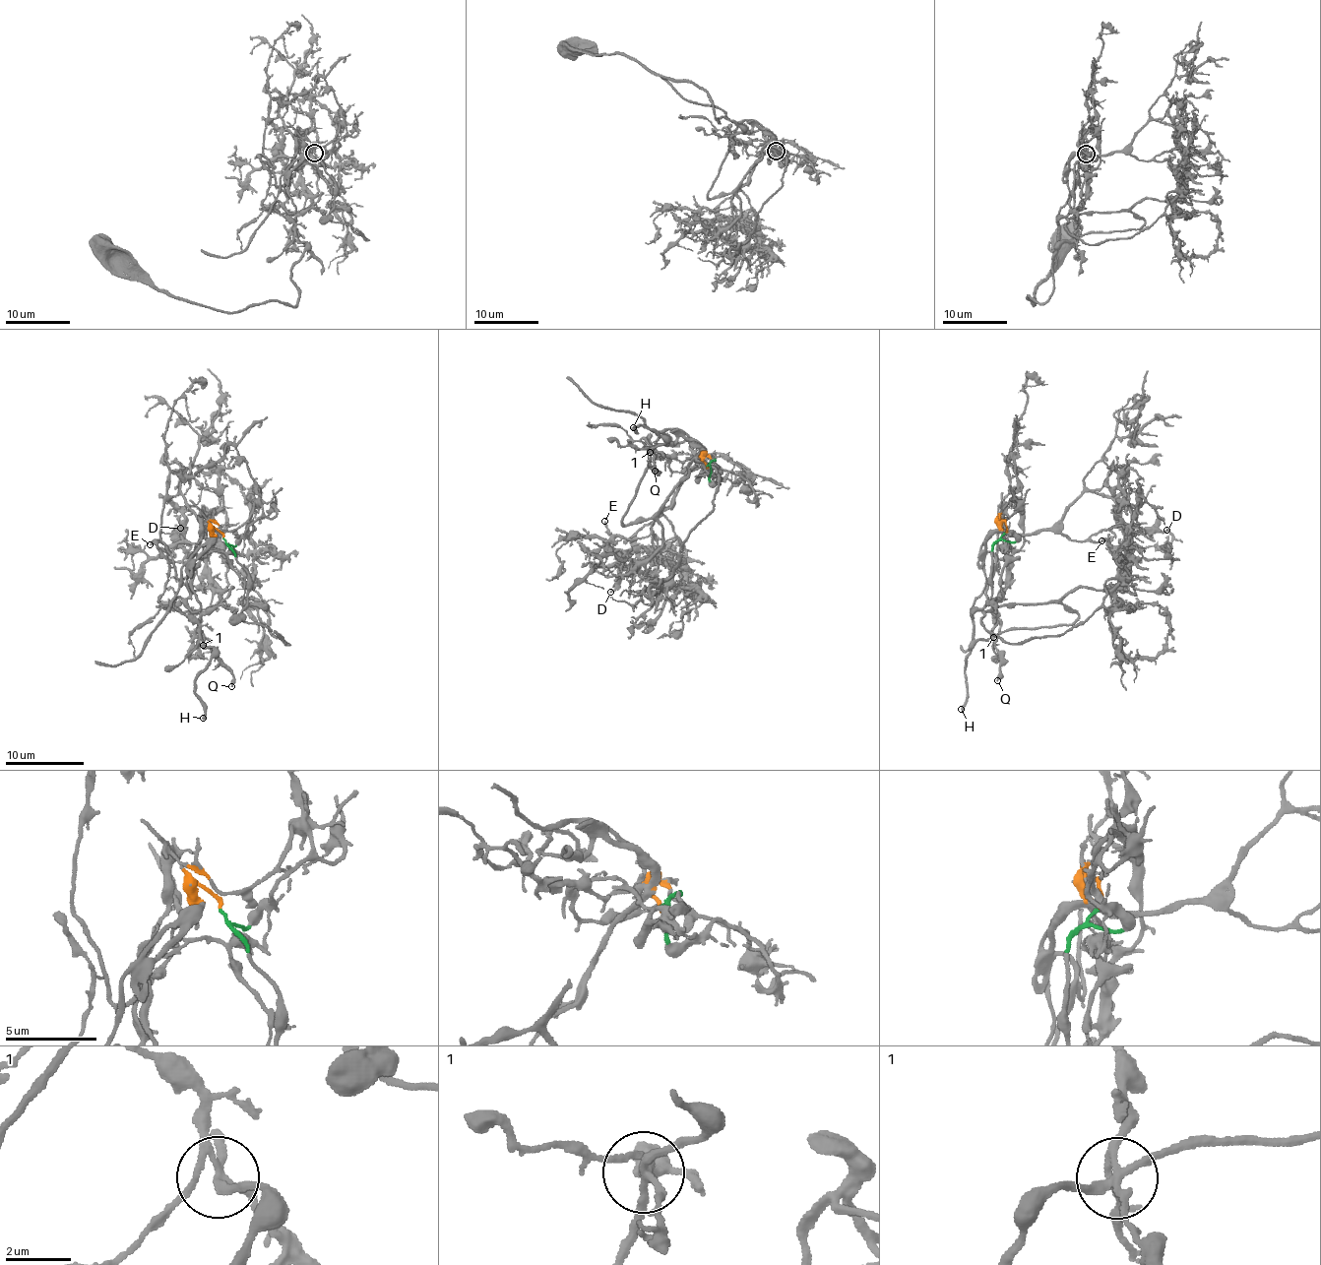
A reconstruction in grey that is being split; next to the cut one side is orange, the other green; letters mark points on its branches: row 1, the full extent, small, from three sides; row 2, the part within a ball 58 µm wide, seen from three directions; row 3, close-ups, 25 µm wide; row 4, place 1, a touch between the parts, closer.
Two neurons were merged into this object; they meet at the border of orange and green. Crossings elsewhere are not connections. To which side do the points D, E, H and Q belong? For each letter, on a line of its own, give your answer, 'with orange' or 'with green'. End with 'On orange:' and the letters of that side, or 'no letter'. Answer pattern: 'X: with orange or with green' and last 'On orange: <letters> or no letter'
D: with orange
E: with orange
H: with green
Q: with orange
On orange: D, E, Q

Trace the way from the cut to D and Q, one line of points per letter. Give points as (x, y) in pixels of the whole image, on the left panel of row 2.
D: (222, 537), (212, 528), (212, 538), (206, 537), (181, 495), (174, 494), (169, 500), (183, 517), (180, 528)
Q: (222, 537), (212, 528), (203, 558), (187, 578), (187, 606), (204, 646), (232, 676), (231, 686)

